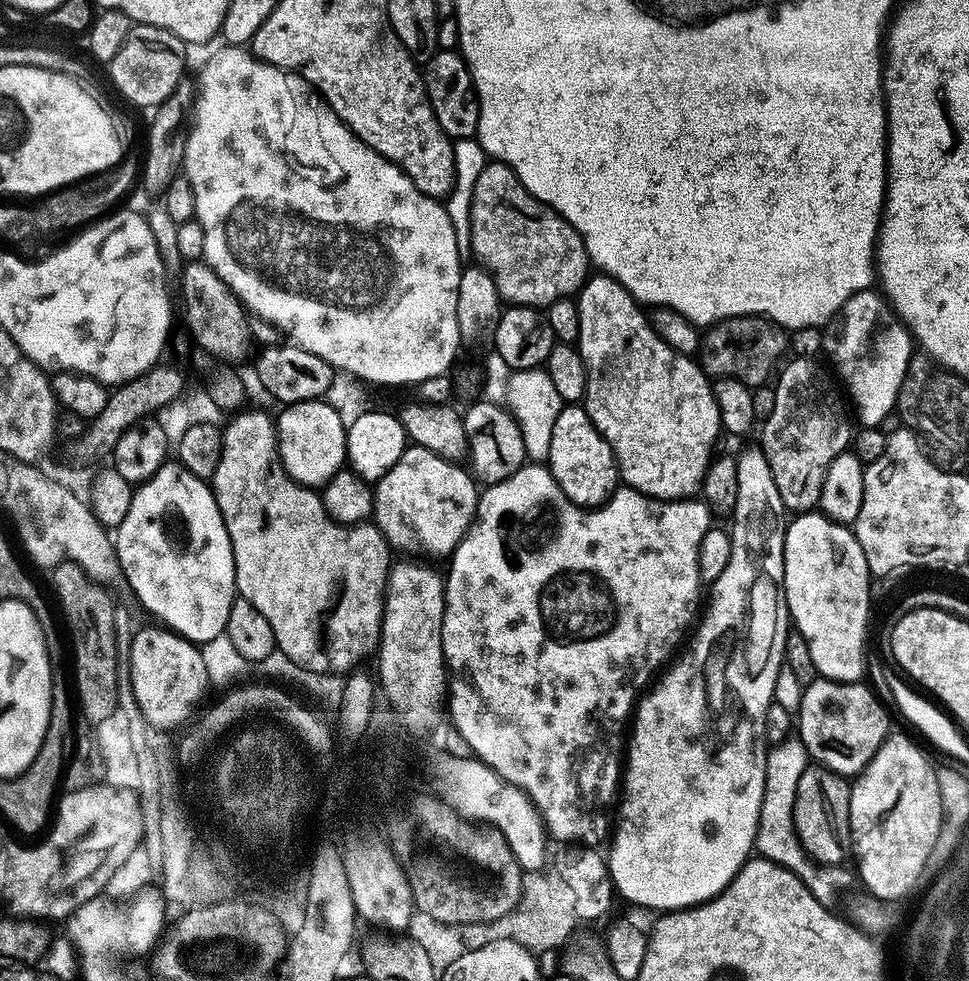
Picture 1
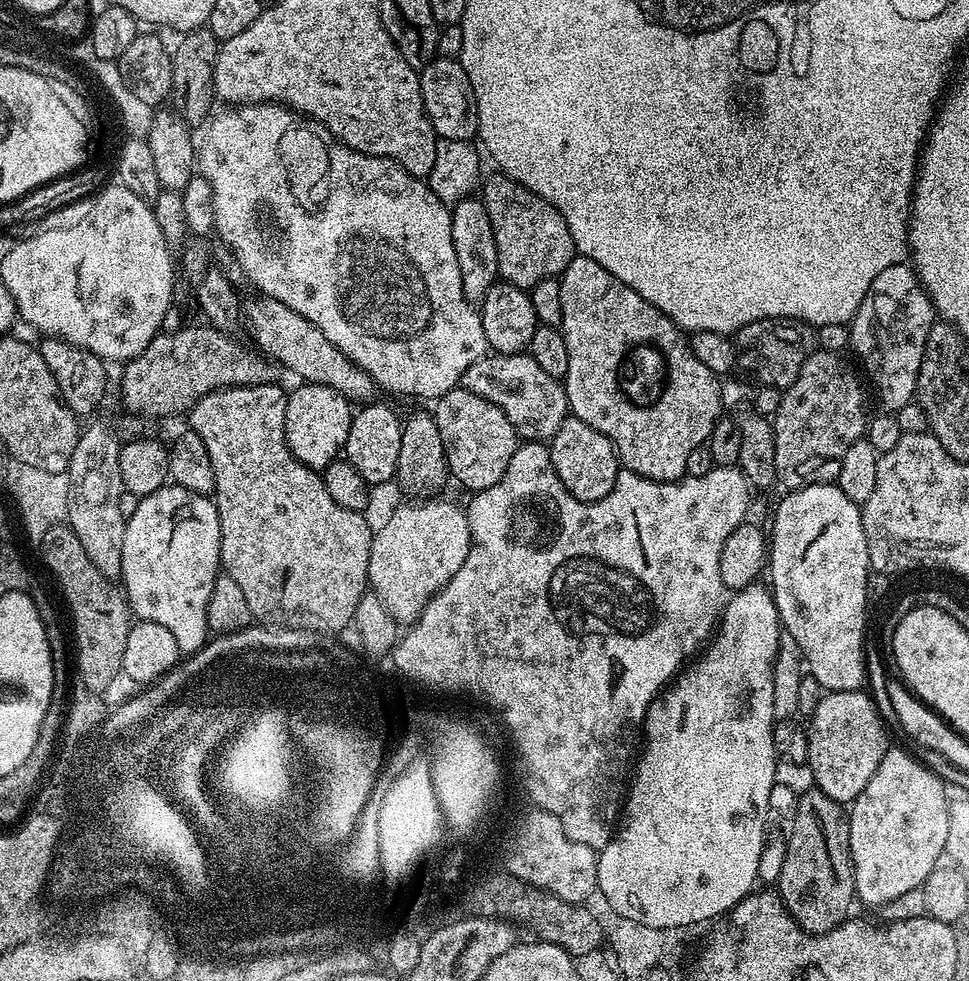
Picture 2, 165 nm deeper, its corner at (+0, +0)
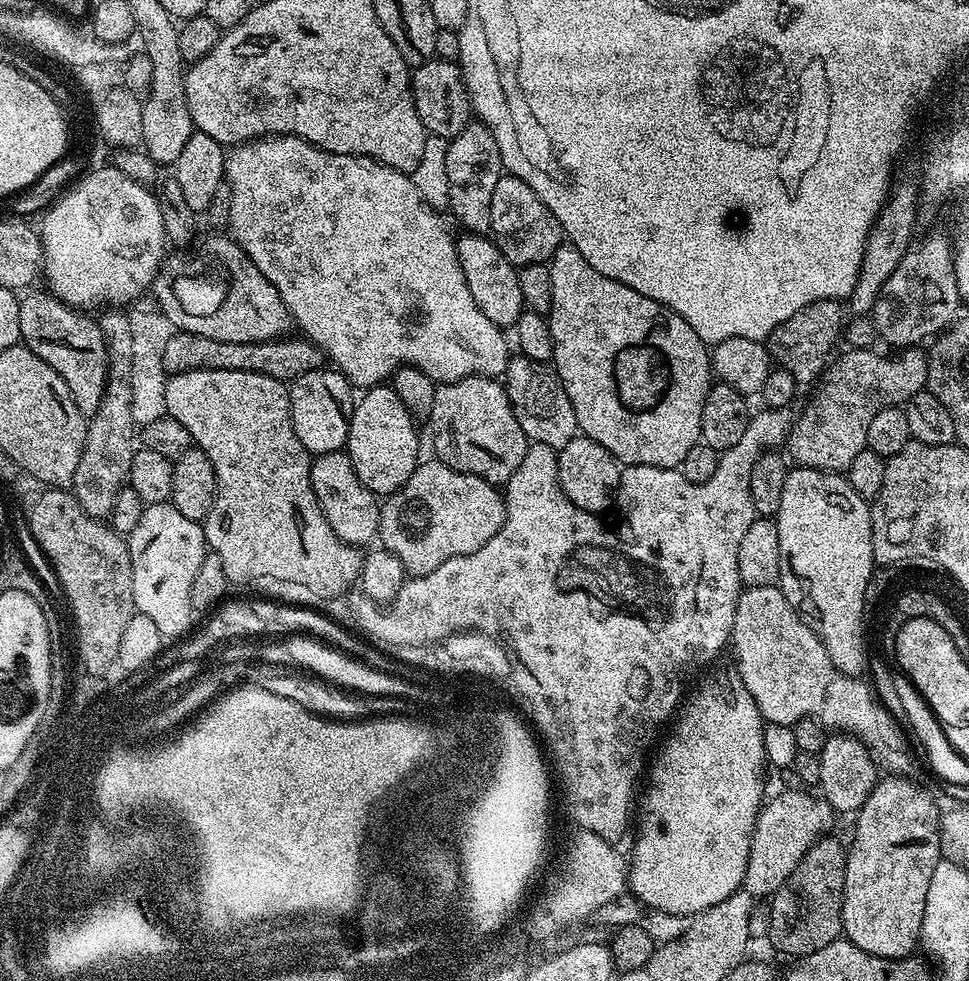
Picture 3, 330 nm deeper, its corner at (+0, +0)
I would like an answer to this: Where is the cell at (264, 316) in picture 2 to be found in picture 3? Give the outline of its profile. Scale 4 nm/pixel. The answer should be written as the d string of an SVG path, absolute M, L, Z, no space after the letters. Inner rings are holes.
M208 234L204 241L199 241L200 249L193 254L189 260L183 260L180 256L169 255L164 263L160 266L160 271L156 273L155 278L152 279L152 286L150 289L151 295L156 295L155 307L158 312L166 317L176 330L181 332L189 332L190 334L198 334L202 338L214 338L218 342L250 342L251 344L267 344L270 340L278 340L289 335L288 332L294 328L294 321L288 307L282 302L280 292L274 285L266 278L266 274L262 274L262 270L258 270L258 266L252 264L252 259L243 252L235 239L228 234Z

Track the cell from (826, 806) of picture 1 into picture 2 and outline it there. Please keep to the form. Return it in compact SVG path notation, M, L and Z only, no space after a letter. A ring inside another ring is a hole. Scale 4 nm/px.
M819 790L799 793L788 849L780 864L780 877L774 884L784 908L802 930L821 936L845 923L852 900L857 899L854 866L850 854L850 826L845 805L834 802Z

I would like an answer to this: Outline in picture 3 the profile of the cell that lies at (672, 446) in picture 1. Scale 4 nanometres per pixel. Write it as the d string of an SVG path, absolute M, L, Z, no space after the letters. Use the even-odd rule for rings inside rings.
M567 242L554 253L548 269L554 290L552 309L547 314L554 338L551 363L570 398L570 406L574 406L577 429L606 446L621 465L679 469L686 454L701 443L704 396L714 383L710 352L704 341L665 304L638 294L638 290L614 278L598 274Z

